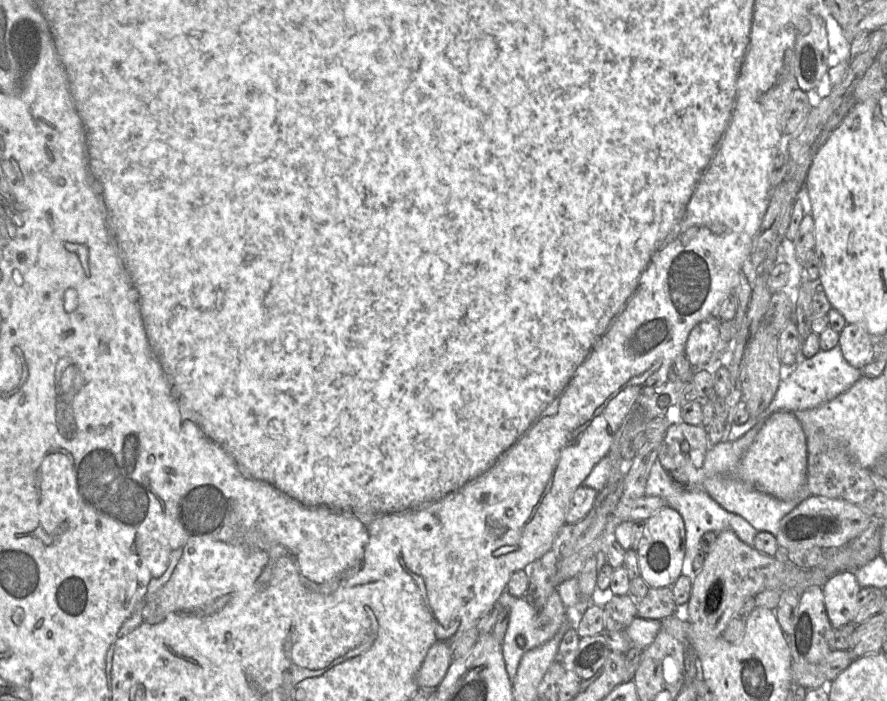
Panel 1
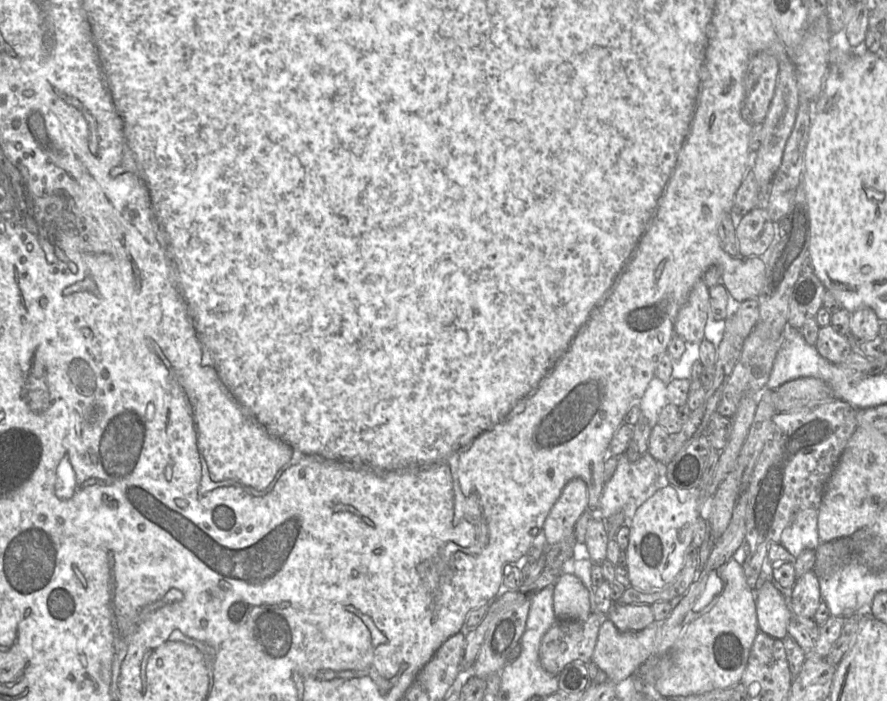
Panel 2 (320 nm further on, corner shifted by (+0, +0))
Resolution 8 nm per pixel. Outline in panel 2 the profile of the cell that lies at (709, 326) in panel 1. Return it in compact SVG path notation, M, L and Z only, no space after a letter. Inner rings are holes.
M703 278L692 288L686 303L680 308L674 334L685 342L700 344L705 339L705 327L710 312L709 287Z

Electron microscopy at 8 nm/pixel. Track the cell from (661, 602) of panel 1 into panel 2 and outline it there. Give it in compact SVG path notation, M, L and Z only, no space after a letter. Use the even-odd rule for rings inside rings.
M614 604L607 618L621 631L639 631L654 621L651 606L648 604Z

